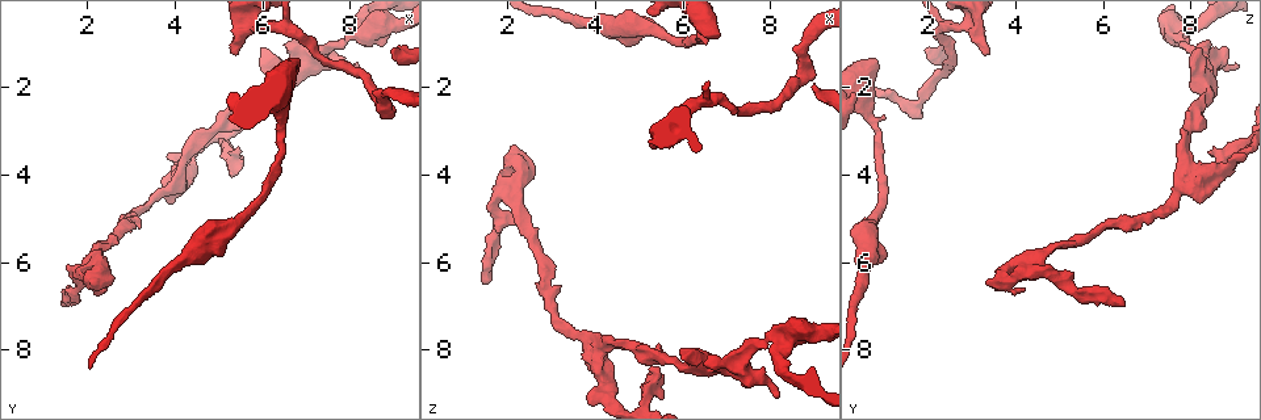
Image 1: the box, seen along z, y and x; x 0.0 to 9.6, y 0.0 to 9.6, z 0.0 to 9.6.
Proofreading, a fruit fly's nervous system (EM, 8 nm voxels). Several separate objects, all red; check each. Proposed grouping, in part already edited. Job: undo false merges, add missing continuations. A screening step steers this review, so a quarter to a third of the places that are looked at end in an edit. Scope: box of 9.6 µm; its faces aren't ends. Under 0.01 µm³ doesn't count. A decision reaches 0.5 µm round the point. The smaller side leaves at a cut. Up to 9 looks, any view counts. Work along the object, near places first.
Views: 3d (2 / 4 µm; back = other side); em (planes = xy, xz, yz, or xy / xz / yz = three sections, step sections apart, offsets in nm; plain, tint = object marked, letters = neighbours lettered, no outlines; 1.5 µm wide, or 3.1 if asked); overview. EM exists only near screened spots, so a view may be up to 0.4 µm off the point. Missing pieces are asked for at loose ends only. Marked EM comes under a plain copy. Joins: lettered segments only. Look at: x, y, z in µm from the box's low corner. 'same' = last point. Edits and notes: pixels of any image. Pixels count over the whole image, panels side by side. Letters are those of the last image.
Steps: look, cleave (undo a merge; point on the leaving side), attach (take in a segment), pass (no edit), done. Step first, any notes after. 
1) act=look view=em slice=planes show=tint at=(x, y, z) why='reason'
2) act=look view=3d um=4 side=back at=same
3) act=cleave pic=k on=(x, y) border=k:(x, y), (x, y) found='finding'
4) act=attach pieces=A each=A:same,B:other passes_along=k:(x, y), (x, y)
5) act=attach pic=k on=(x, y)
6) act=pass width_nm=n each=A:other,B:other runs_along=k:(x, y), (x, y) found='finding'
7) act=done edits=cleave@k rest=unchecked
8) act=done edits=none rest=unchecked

act=look view=em slice=planes show=letters at=(8.20, 1.50, 9.10) why='an open end'

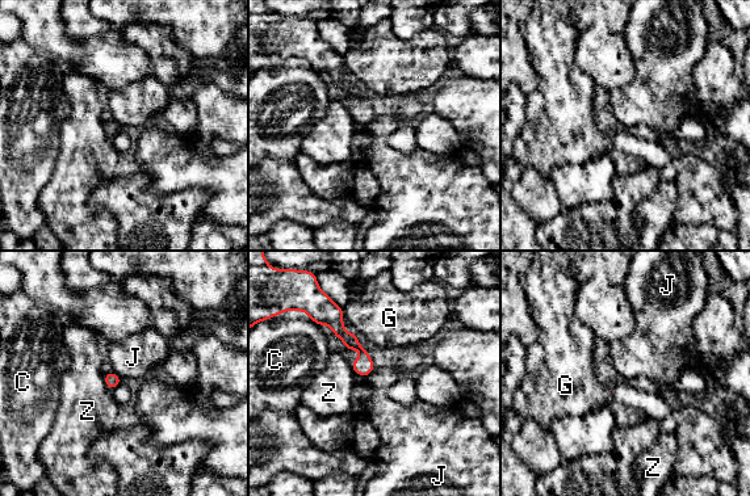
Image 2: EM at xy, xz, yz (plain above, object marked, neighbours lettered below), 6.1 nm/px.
act=pass each=C:other,G:other,J:other,Z:other border=2:(374, 366), (364, 378) found='none of them fits'

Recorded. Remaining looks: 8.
act=look view=3d um=4 at=(6.85, 1.45, 0.90) why='thick end'

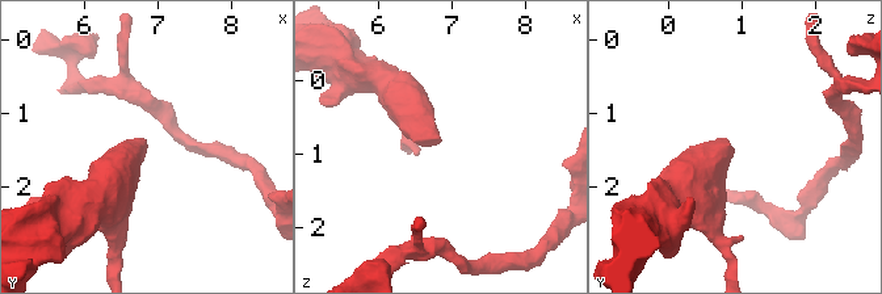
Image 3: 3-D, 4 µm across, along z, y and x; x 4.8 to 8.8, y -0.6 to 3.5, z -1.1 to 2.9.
act=look view=em slice=xz step=4 show=letters at=(6.85, 1.45, 0.85)

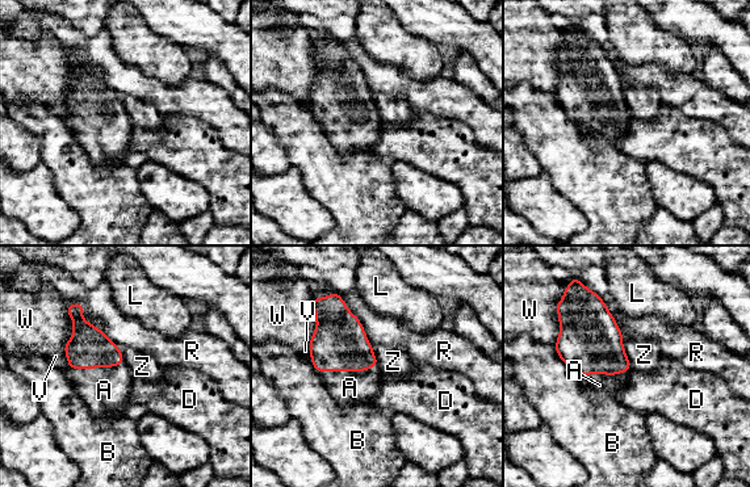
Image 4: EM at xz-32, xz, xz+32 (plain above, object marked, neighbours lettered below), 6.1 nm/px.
act=attach pieces=A each=A:same,B:other,D:other,L:other,R:other,V:other,W:other,Z:other passes_along=4:(590, 340), (607, 374), (599, 385) found='it goes on there'

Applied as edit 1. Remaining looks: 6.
act=look view=overview why='redraw'

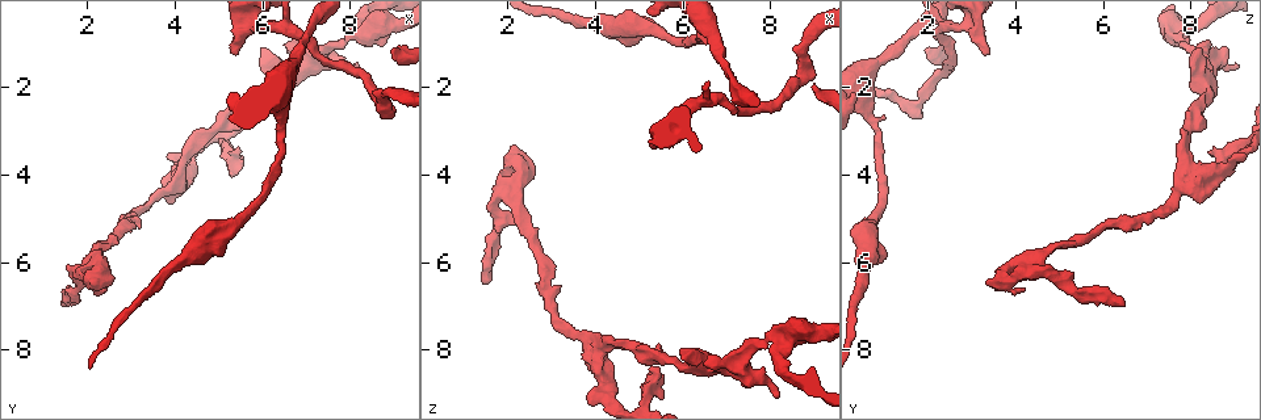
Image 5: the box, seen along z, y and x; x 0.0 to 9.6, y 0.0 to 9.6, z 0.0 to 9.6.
act=look view=em slice=xy step=8 show=letters at=(5.35, 1.25, 3.40) why='an open end'

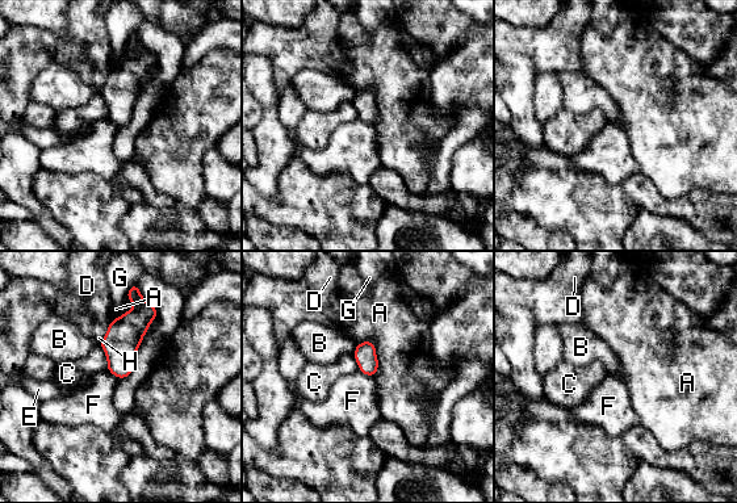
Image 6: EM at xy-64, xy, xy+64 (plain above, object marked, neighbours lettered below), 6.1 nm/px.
act=pass each=A:other,B:other,C:other,D:other,E:other,F:other,G:other,H:other found='no lettered segment goes on from it'

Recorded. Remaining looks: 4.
act=look view=em slice=planes show=letters at=(8.80, 2.45, 1.75) why='abrupt turn'

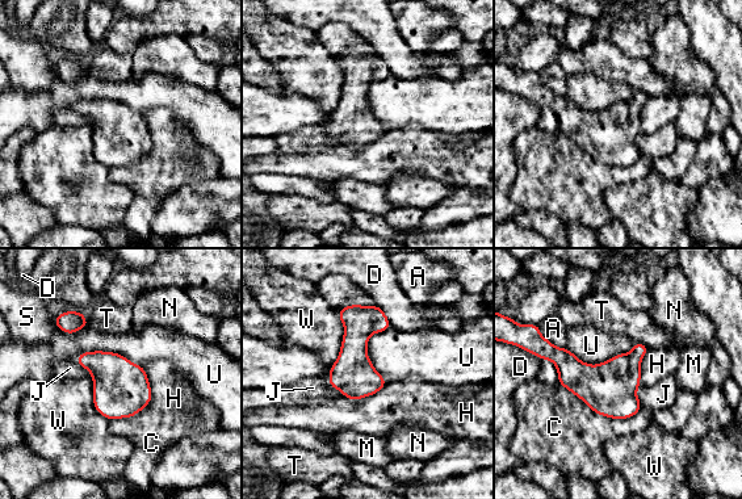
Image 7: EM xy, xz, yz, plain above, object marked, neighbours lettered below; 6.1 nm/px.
act=pass width_nm=260 each=A:other,C:other,D:other,H:other,J:other,M:other,N:other,S:other,T:other,U:other,W:other found='one neuron here'

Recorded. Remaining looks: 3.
act=done edits=attach@4 rest=unchecked

